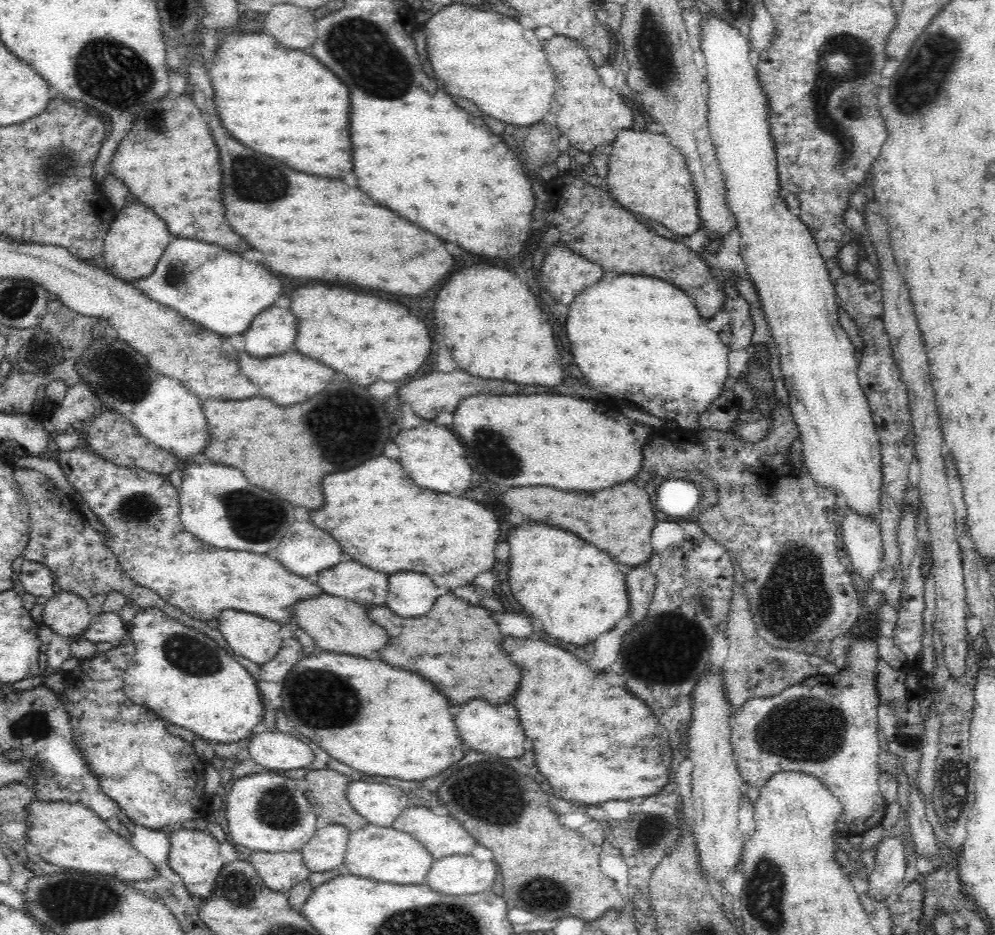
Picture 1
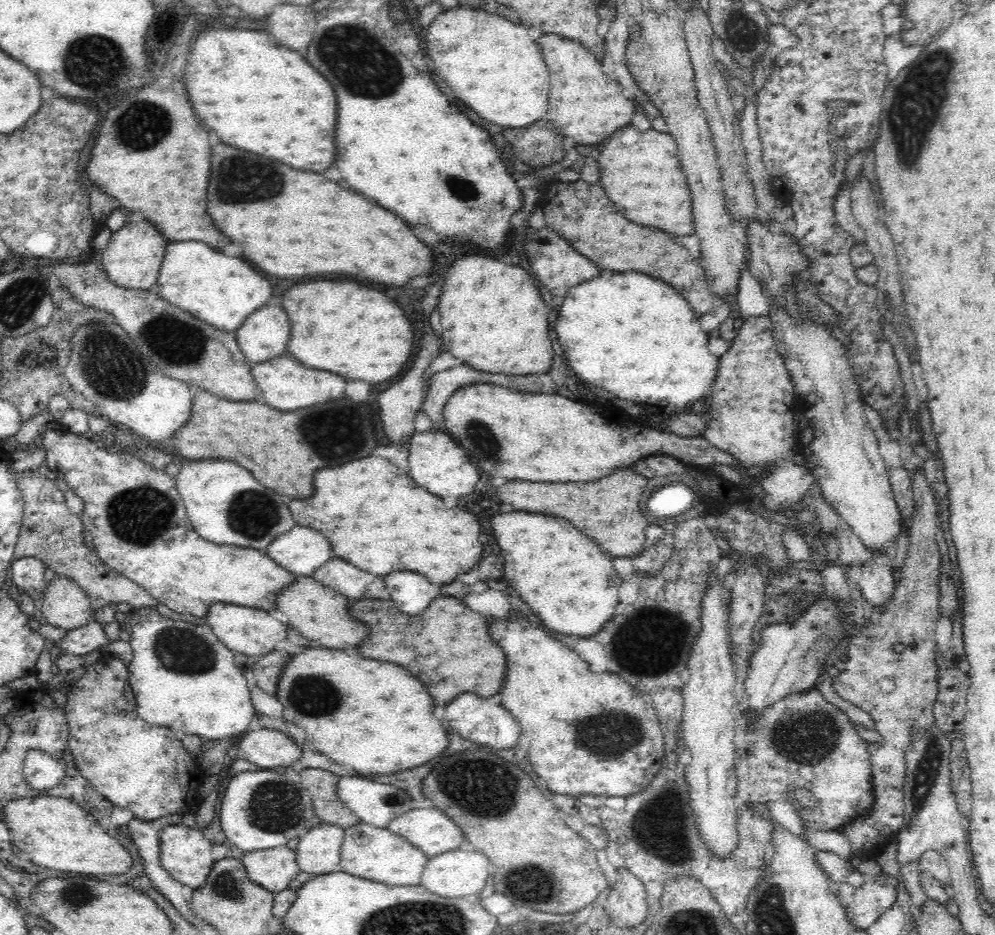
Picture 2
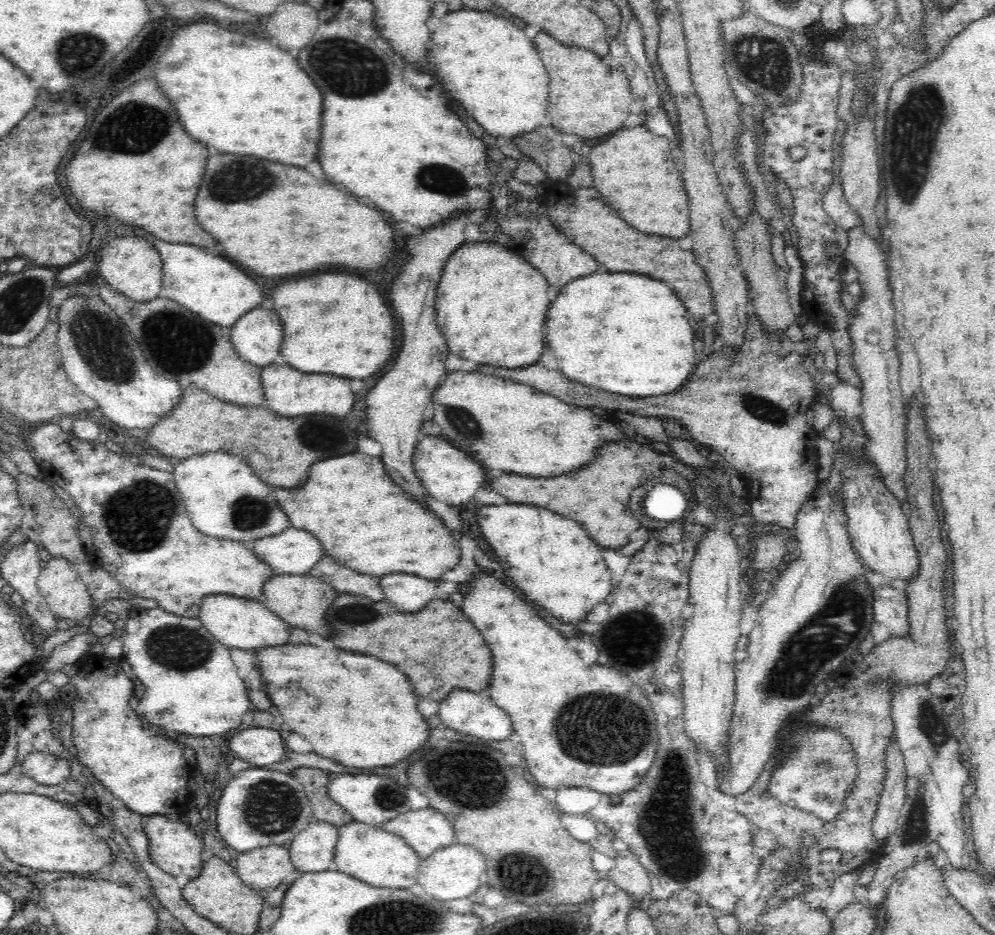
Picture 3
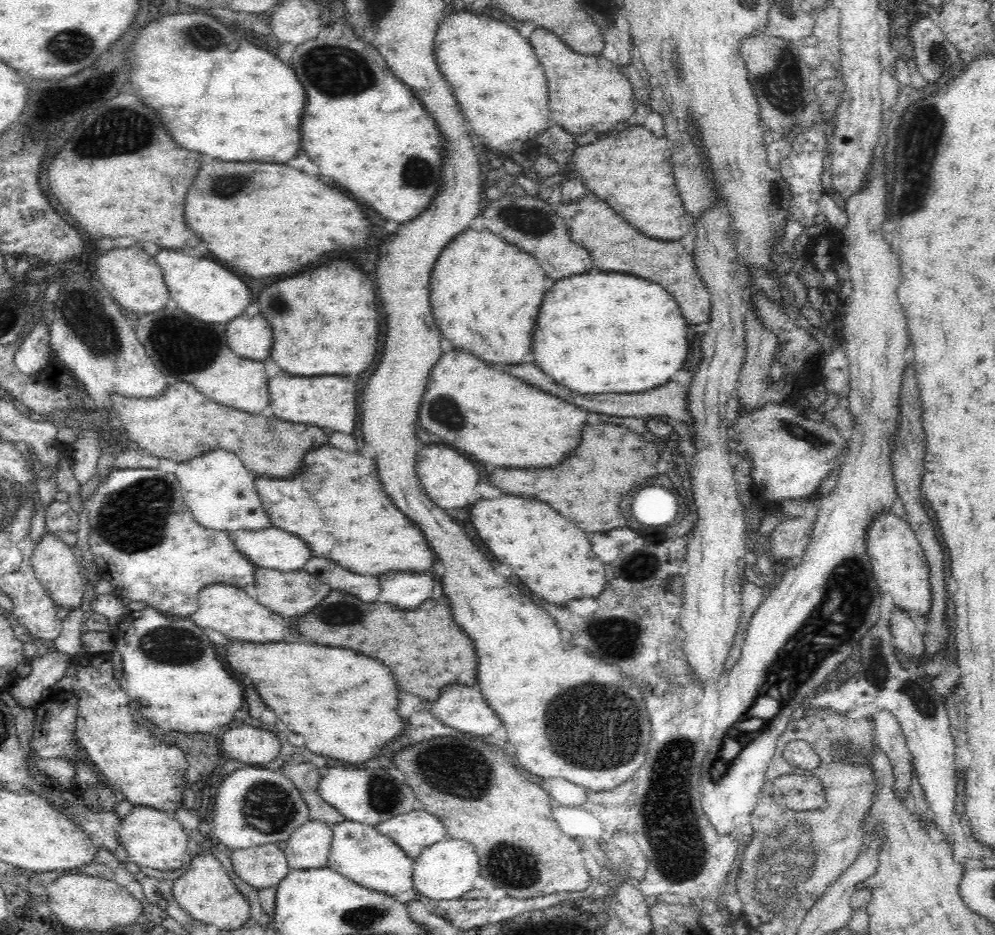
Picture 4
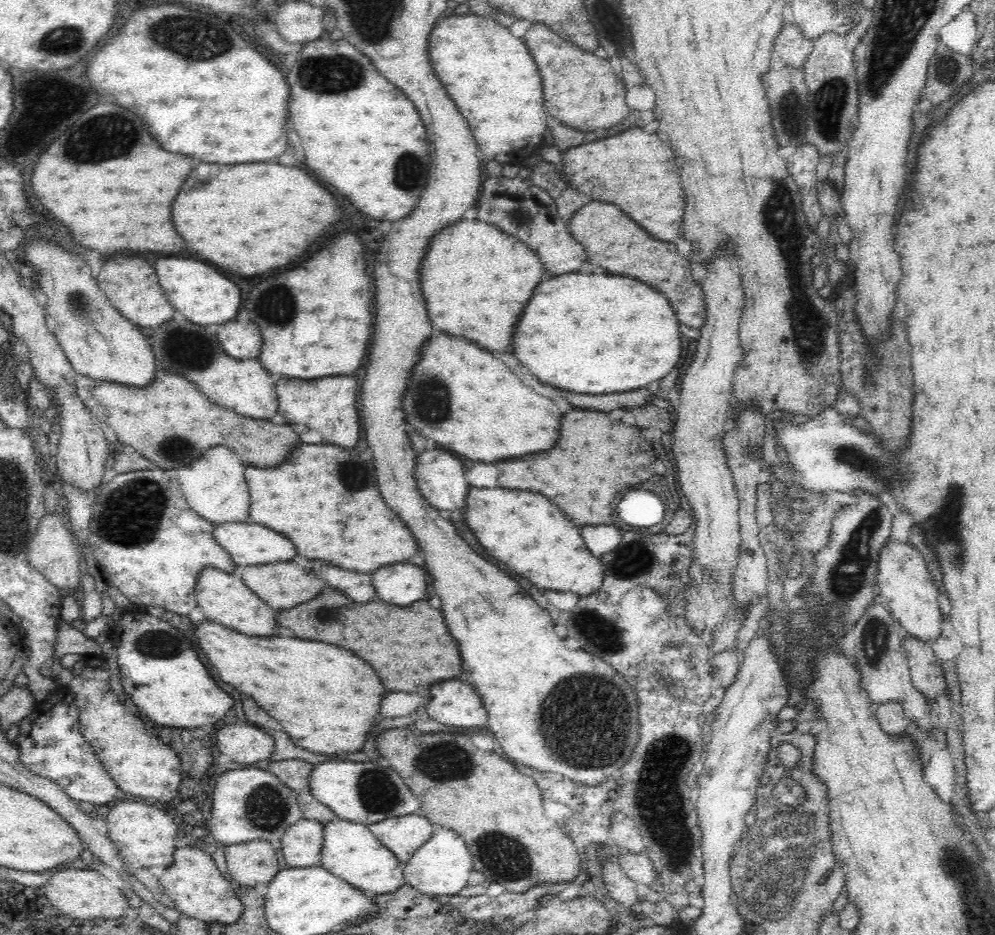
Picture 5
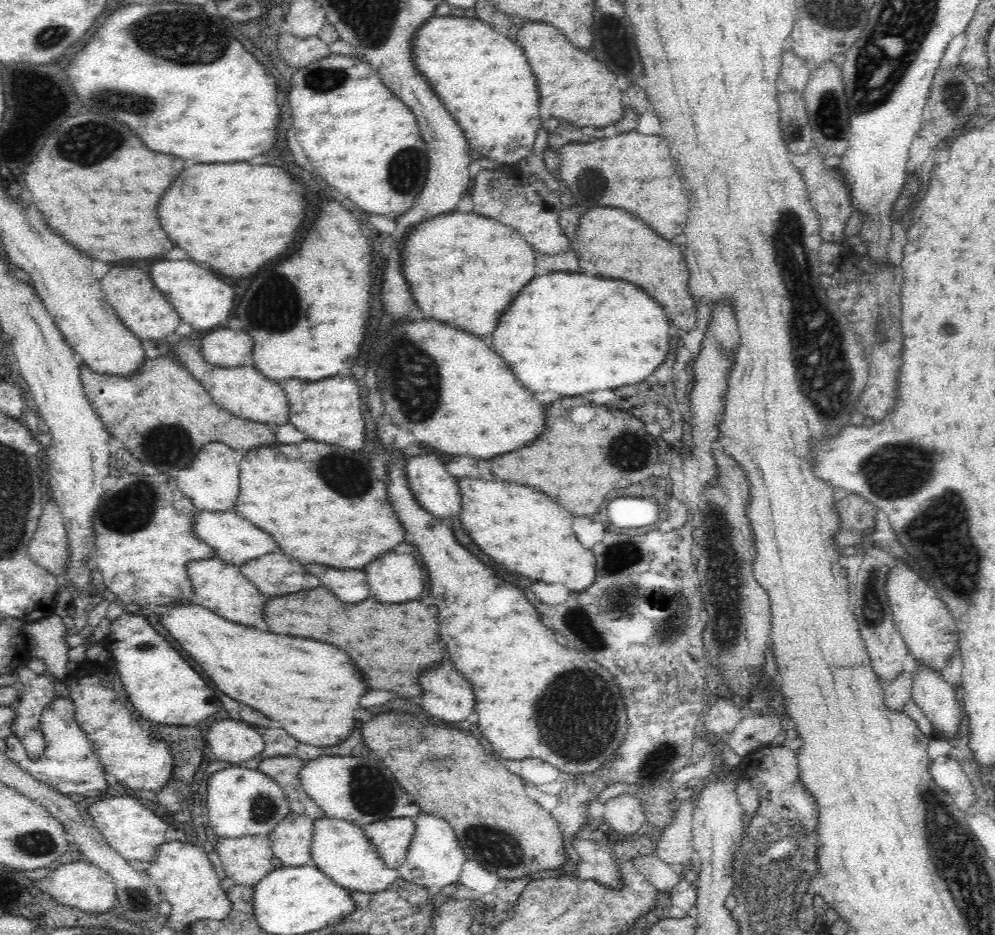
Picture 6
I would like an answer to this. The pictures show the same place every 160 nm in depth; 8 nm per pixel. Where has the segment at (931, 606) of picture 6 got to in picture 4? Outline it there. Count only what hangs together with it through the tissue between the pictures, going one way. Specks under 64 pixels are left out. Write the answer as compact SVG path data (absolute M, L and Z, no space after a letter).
M893 513L878 515L867 528L866 550L880 594L890 594L894 605L904 613L909 615L913 612L925 618L932 602L929 564L909 521Z

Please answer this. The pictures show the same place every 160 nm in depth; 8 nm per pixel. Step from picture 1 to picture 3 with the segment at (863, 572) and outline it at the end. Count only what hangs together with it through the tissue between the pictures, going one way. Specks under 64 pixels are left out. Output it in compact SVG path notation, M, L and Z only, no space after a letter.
M887 584L879 591L873 591L873 611L875 621L884 625L894 638L908 638L910 634L910 618L907 598Z

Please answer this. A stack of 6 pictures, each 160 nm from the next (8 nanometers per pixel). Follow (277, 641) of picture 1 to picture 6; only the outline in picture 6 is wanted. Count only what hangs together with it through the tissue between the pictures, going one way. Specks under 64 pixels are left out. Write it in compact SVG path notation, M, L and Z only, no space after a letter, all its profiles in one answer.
M208 557L200 560L190 560L186 564L186 573L191 580L191 604L199 604L218 613L222 618L244 626L254 626L262 620L264 604L268 597L264 596L255 584L252 584L236 564L228 564L219 557Z

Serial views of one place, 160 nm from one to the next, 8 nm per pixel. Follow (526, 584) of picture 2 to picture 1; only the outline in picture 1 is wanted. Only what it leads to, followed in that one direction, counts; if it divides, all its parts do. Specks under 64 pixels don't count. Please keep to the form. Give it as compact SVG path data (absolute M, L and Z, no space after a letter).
M532 524L530 528L520 526L508 536L508 544L510 552L514 552L508 554L508 582L512 594L524 606L528 616L534 616L542 622L544 632L548 632L550 636L576 646L584 646L588 642L594 642L600 634L608 632L628 612L626 580L616 562L596 546L574 536L572 532L548 524Z

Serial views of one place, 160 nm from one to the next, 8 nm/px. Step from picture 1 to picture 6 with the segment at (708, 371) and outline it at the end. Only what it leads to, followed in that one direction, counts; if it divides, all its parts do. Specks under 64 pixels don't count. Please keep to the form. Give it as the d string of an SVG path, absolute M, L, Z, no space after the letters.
M552 272L536 276L518 292L512 304L498 320L492 332L494 350L508 362L510 370L530 392L558 392L562 396L578 396L584 392L620 388L636 384L654 372L666 358L666 314L662 308L636 286L622 280L602 280L586 274Z

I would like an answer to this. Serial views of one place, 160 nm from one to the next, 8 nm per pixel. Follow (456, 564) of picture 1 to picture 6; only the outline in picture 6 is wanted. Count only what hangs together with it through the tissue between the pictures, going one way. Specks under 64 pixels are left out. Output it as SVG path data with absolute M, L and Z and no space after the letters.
M306 439L300 444L256 446L243 453L239 466L238 498L232 510L268 532L280 546L276 550L292 556L300 564L362 568L394 546L404 545L404 538L408 534L403 525L400 526L388 502L386 486L372 474L372 468L368 468L368 458L360 452Z

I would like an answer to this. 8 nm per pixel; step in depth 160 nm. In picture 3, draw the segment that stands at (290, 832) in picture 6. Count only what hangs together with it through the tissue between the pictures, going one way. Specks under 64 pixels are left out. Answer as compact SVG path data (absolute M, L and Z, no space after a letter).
M312 821L291 840L288 849L294 865L293 878L306 872L322 872L333 868L333 852L338 828L322 821Z

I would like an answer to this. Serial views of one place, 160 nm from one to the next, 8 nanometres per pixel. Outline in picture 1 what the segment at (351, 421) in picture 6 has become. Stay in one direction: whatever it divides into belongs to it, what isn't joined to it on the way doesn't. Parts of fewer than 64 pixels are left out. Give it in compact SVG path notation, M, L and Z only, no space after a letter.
M291 349L278 356L256 358L250 356L246 351L239 354L239 365L242 374L245 374L250 381L256 383L262 396L270 398L274 404L280 406L292 406L310 400L318 392L322 392L332 380L334 372L326 366L322 366L316 360L310 360L308 356Z

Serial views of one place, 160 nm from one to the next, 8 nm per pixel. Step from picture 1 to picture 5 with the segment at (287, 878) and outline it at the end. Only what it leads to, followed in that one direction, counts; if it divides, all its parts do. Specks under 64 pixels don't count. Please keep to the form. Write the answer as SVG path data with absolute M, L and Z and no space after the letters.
M256 839L230 844L224 846L223 852L231 878L241 885L261 889L279 871L271 841Z

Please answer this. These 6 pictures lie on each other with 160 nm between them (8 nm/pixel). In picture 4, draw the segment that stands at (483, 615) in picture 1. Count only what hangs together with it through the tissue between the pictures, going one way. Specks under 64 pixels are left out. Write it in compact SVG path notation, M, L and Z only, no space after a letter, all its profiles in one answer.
M332 590L302 616L288 619L306 638L334 646L362 652L364 656L384 662L396 676L396 684L426 700L434 700L440 688L448 684L474 684L476 682L476 654L472 640L452 620L452 610L434 600L426 600L420 608L402 612L390 604L364 604L352 594Z

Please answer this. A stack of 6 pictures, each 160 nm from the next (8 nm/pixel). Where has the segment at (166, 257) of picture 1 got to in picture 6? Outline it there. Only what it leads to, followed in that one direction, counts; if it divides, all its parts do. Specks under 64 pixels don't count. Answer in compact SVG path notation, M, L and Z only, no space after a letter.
M164 260L156 262L150 268L150 278L164 298L174 307L180 315L182 325L192 326L194 330L212 330L228 320L232 312L234 292L228 284L212 276L210 272L202 270L196 262L190 260Z

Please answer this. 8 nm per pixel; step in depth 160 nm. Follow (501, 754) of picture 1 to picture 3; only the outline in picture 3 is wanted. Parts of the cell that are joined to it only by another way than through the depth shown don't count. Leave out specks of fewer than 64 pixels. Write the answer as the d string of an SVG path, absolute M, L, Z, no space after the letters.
M452 690L446 700L438 704L438 718L456 732L470 734L482 740L504 740L513 733L508 713L492 703L488 690L478 693Z

